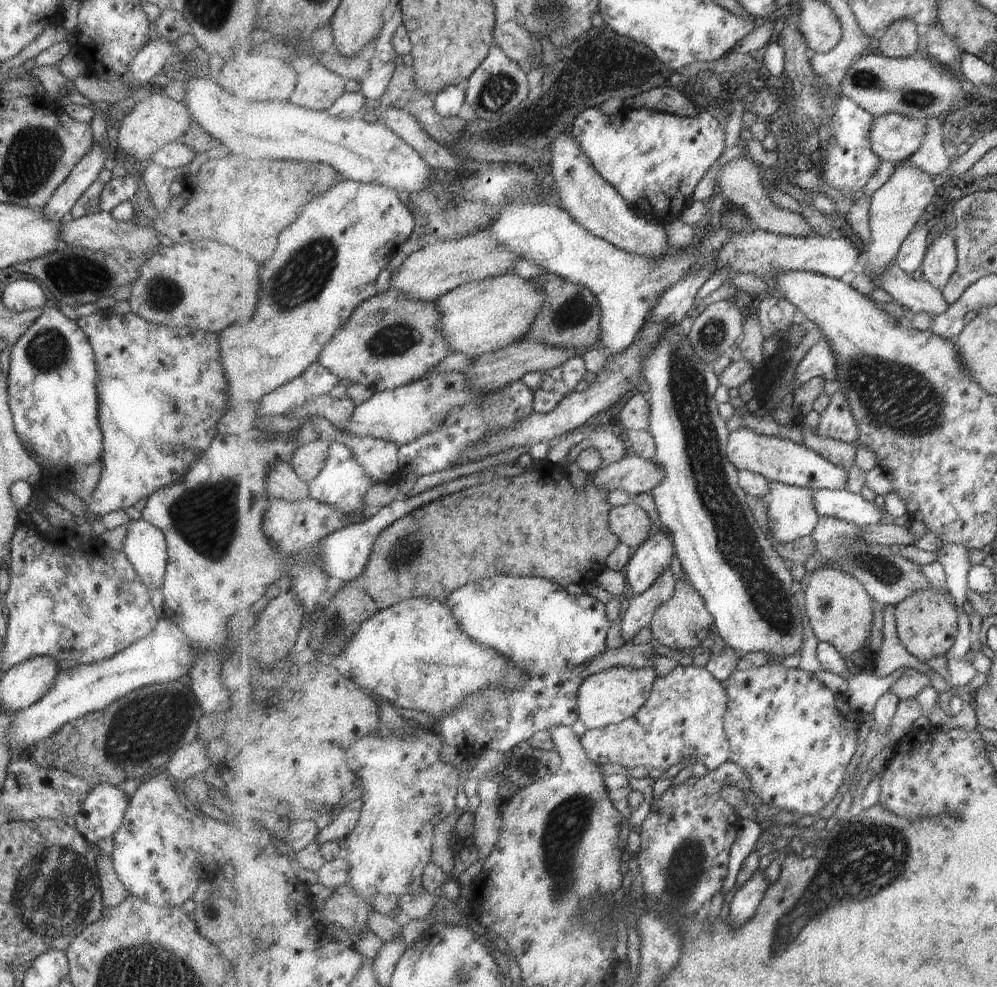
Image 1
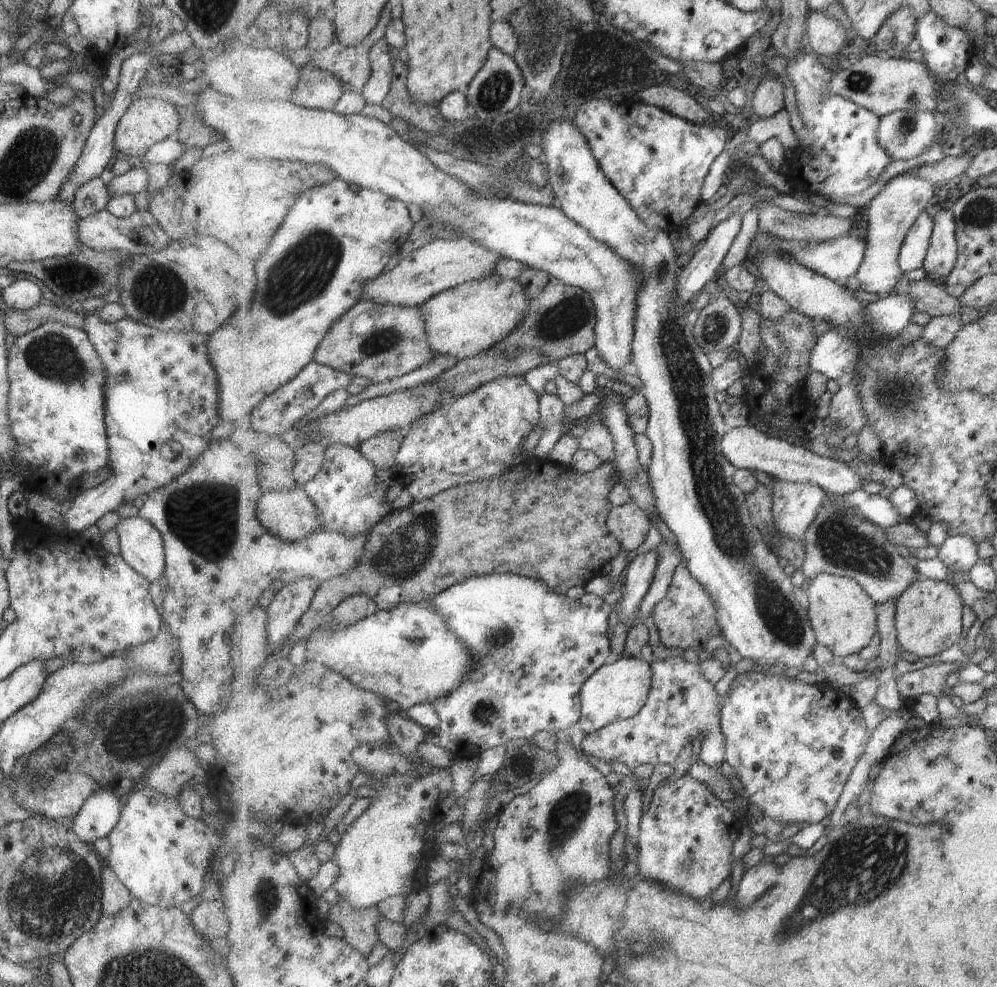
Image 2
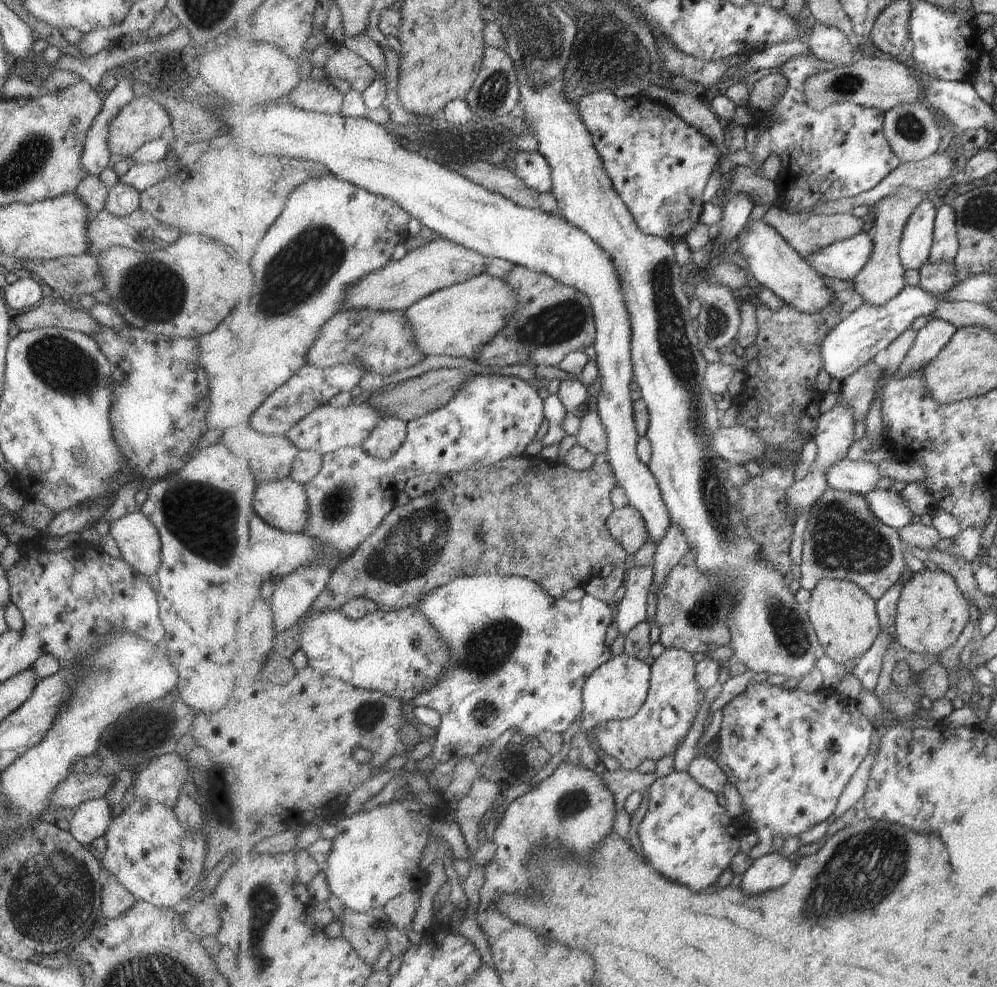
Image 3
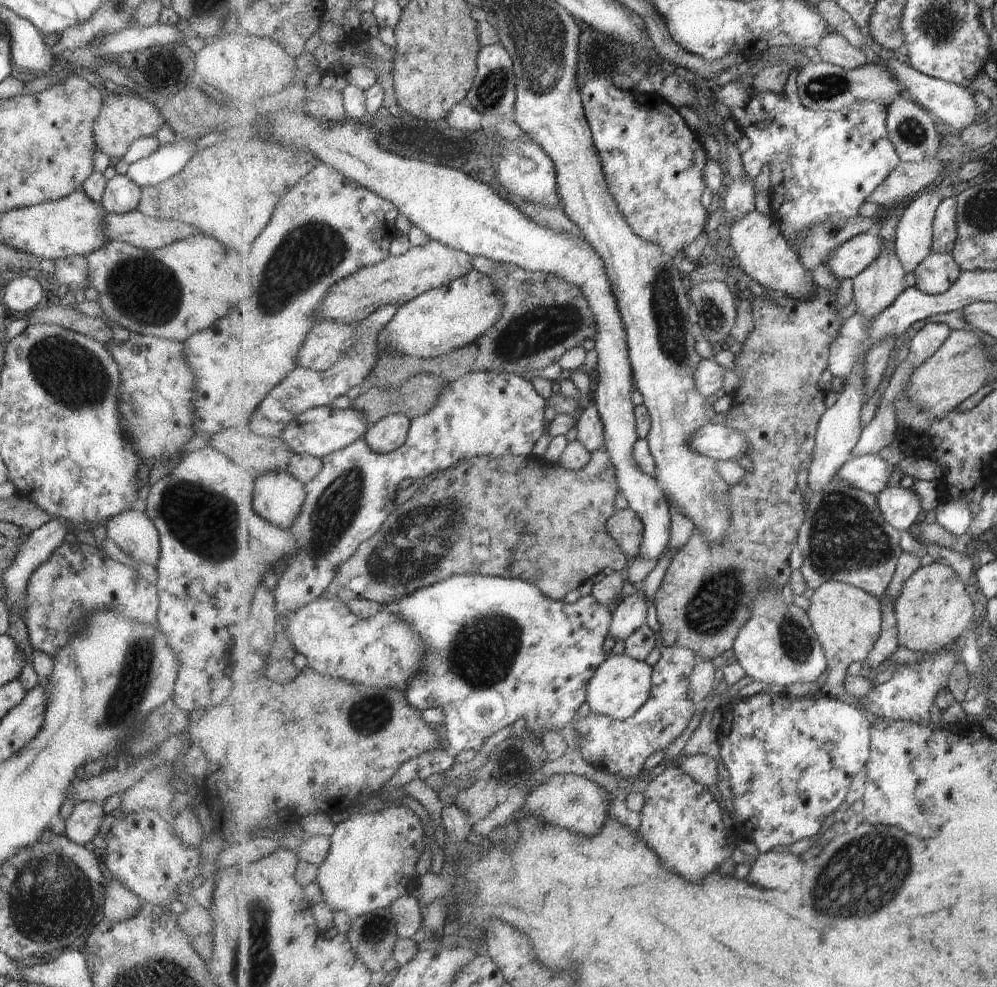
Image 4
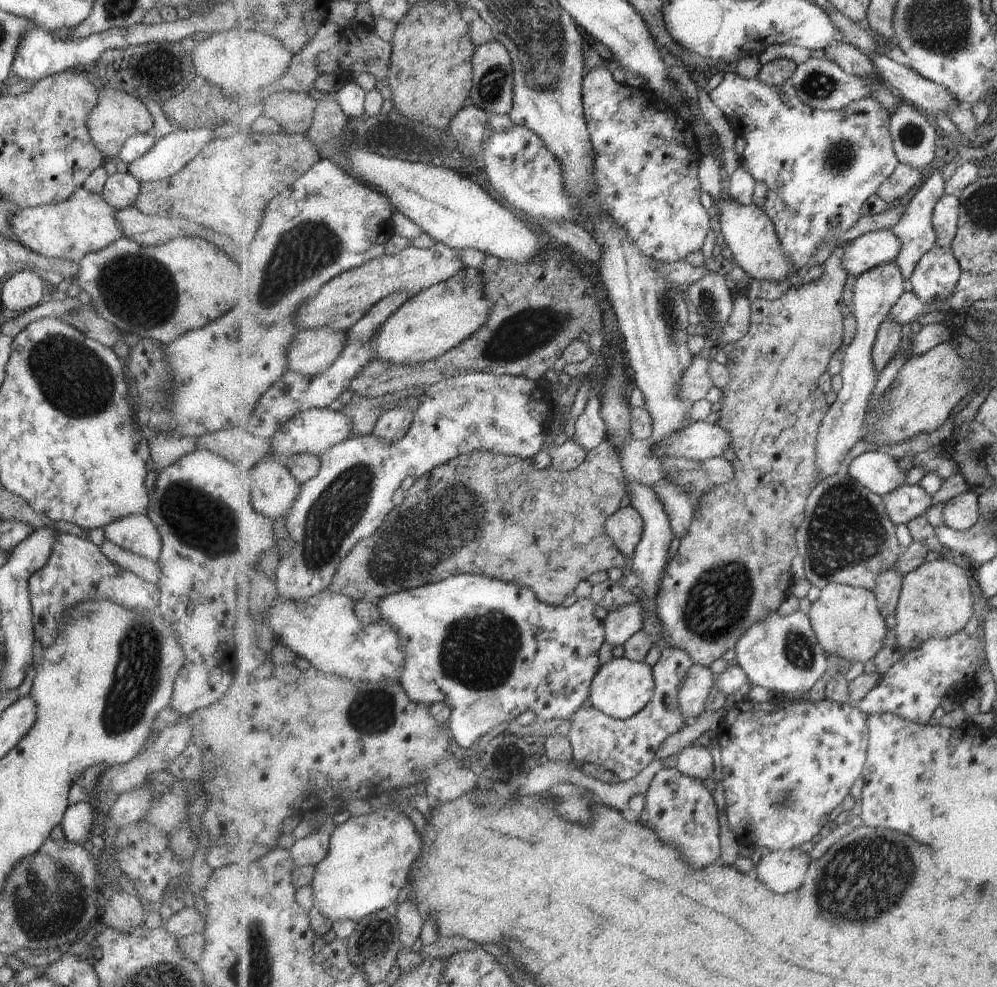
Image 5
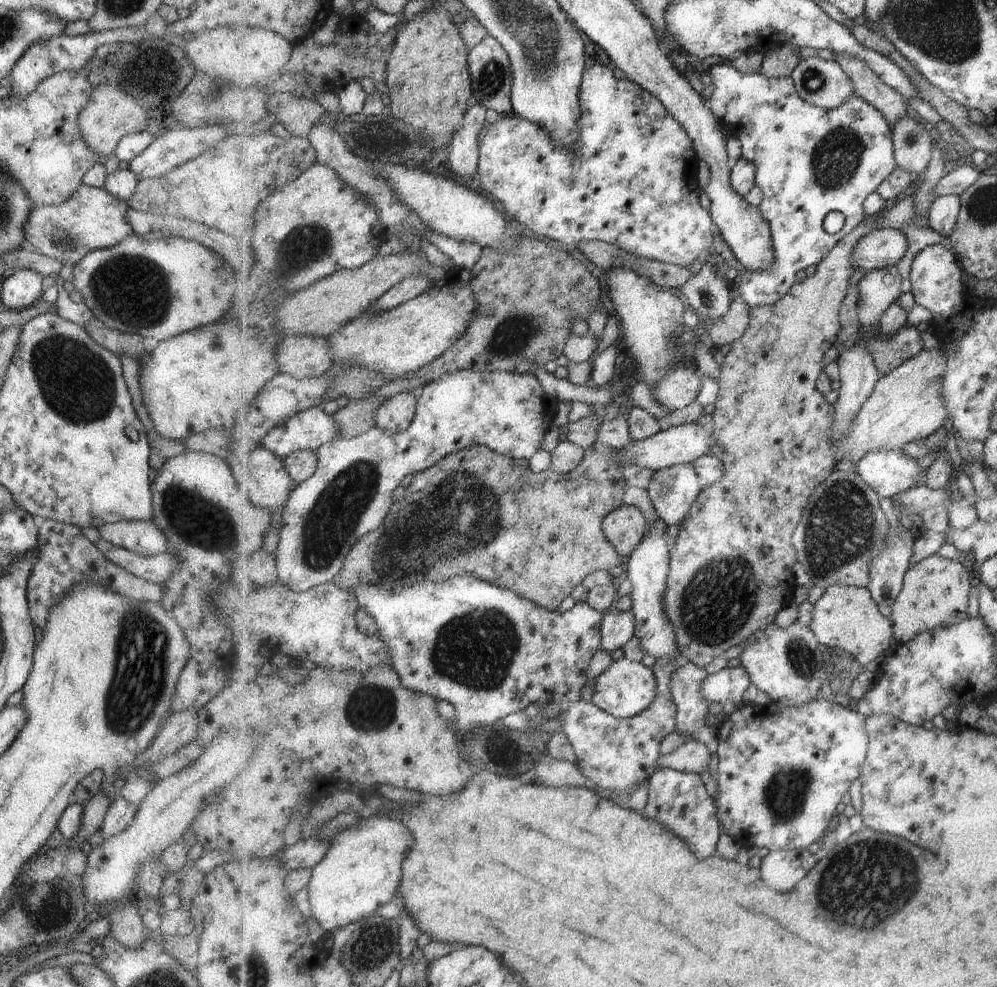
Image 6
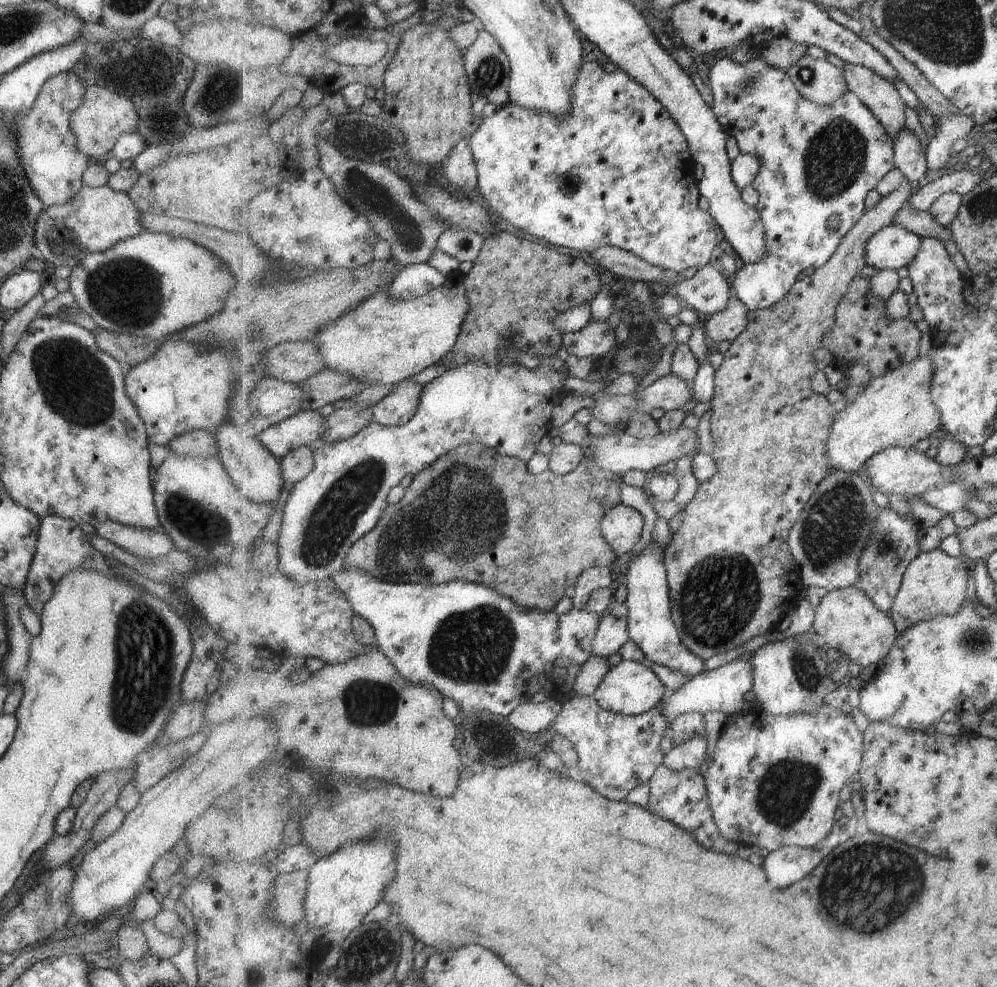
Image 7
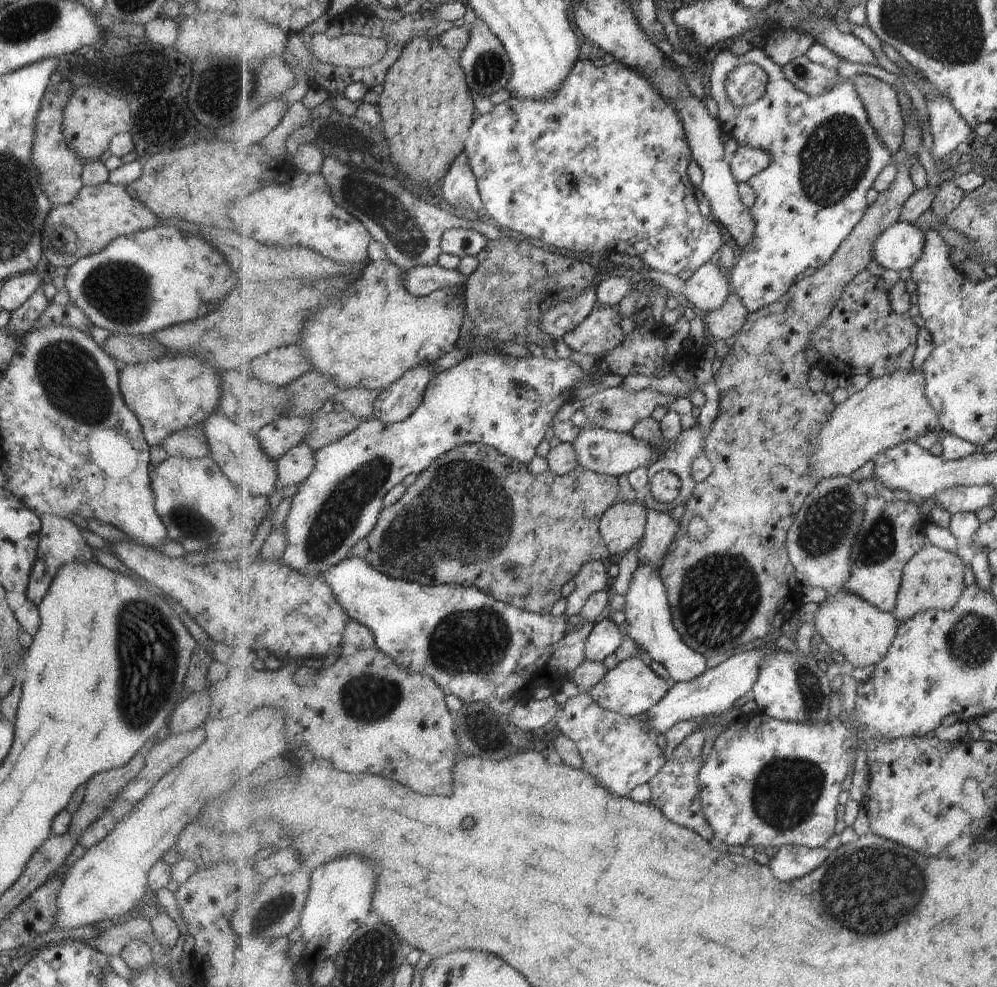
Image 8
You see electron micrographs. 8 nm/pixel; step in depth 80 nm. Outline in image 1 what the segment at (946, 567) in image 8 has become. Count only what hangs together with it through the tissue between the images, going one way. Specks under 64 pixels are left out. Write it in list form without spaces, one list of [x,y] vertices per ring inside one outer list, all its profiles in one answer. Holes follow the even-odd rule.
[[[935,586],[915,592],[913,596],[905,598],[903,602],[896,605],[896,628],[898,638],[902,646],[917,660],[925,662],[935,656],[947,656],[955,646],[957,635],[959,635],[959,606],[950,592],[941,592]]]

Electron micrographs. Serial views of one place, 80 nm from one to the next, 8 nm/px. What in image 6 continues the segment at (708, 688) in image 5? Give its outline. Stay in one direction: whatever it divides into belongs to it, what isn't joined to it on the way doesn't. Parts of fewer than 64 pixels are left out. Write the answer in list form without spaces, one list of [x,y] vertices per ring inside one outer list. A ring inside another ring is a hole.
[[[687,662],[674,674],[671,695],[677,704],[677,731],[691,734],[692,738],[705,743],[709,753],[718,752],[718,728],[705,726],[709,703],[702,693],[702,686],[709,676],[703,667]]]

